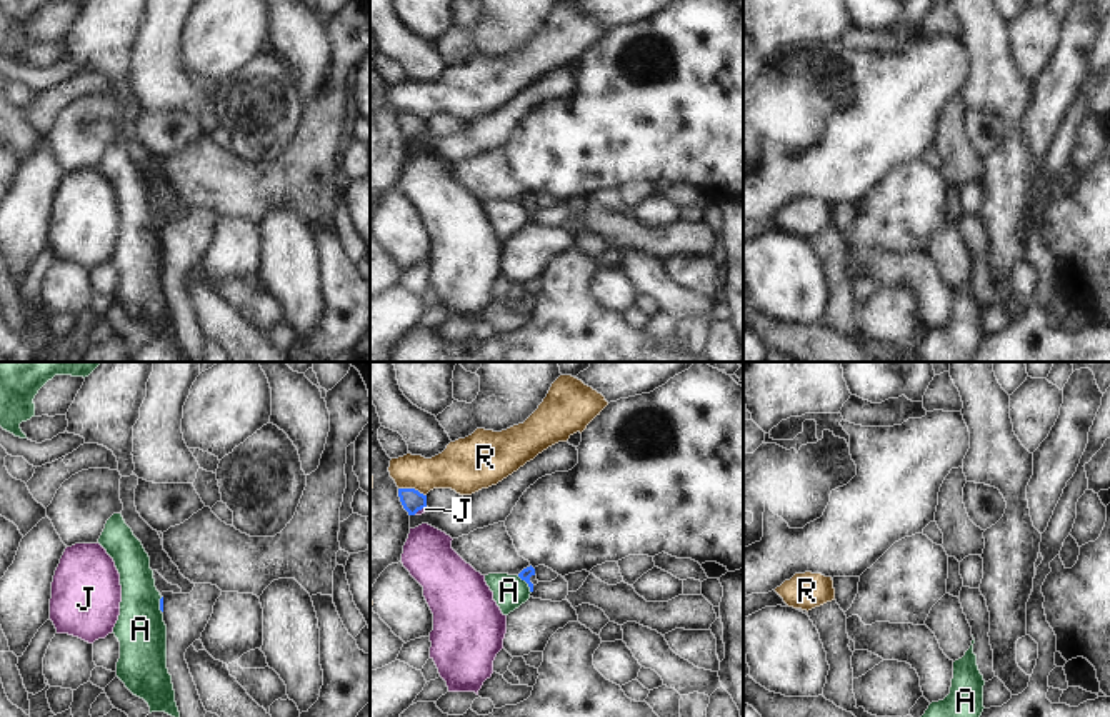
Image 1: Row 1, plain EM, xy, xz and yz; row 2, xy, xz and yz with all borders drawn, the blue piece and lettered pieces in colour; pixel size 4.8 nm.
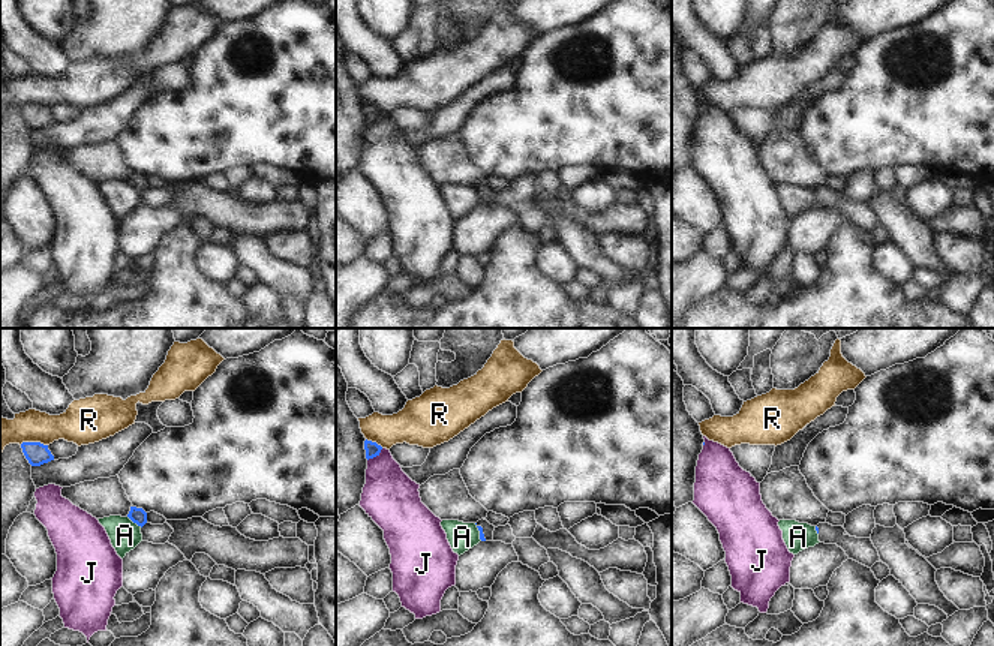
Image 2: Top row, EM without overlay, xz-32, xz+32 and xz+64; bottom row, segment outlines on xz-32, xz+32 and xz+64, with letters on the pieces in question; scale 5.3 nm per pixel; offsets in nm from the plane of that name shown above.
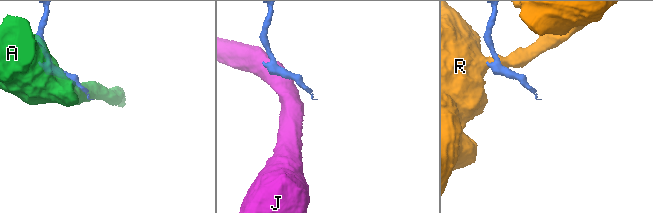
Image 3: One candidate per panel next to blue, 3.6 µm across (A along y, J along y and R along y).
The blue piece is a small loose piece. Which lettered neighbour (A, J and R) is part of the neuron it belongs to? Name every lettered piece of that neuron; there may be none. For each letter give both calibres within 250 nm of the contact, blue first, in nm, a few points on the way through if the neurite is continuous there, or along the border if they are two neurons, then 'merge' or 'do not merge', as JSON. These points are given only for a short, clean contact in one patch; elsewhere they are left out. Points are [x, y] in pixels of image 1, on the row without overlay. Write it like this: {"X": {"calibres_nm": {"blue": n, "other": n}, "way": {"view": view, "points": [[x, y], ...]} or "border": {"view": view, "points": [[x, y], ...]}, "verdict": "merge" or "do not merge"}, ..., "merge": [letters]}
{"A": {"calibres_nm": {"blue": 60, "other": 160}, "border": {"view": "xz", "points": [[517, 202], [527, 210], [530, 219]]}, "verdict": "do not merge"}, "J": {"calibres_nm": {"blue": 110, "other": 20}, "border": {"view": "xz", "points": [[425, 132], [414, 140]]}, "verdict": "do not merge"}, "R": {"calibres_nm": {"blue": 110, "other": 220}, "border": {"view": "xz", "points": [[399, 114], [414, 114], [425, 122]]}, "verdict": "do not merge"}, "merge": []}

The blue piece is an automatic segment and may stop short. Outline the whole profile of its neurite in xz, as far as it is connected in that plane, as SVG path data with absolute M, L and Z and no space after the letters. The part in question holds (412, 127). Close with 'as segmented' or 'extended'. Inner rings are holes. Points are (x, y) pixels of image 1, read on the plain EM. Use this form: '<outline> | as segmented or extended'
M398 115L398 123L408 142L415 142L418 137L427 133L427 122L415 115Z | as segmented

